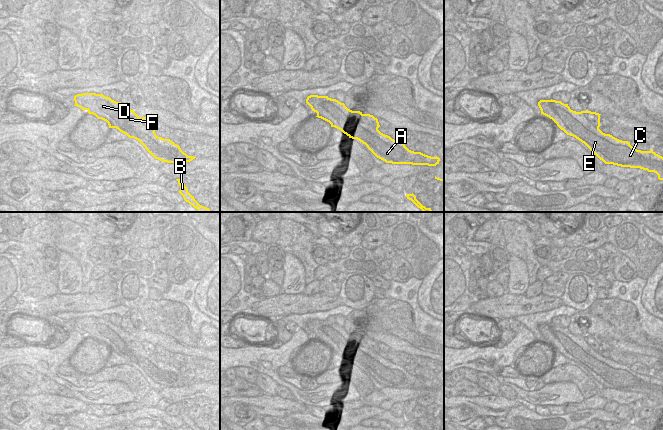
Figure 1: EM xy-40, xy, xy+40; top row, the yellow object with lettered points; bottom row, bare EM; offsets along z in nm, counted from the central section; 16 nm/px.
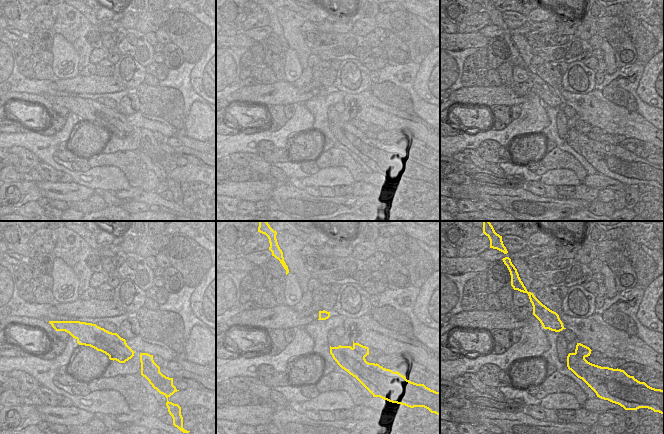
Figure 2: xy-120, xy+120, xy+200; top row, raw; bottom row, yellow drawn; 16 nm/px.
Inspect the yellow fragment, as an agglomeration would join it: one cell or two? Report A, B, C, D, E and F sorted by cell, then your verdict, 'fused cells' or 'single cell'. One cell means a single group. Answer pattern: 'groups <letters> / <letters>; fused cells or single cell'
groups A C D E F / B; fused cells

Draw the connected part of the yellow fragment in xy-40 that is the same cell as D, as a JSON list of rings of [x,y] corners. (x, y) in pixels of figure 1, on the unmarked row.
[[[82,317],[74,320],[75,329],[98,343],[106,345],[109,352],[116,352],[129,362],[138,364],[155,382],[167,387],[190,386],[196,381],[188,380],[170,363],[158,361],[150,355],[134,334],[128,333],[103,318]]]

